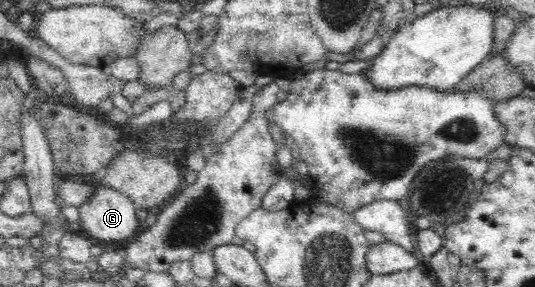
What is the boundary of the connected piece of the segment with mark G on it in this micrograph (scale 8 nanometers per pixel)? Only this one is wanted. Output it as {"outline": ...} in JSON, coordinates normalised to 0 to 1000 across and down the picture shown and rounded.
{"outline":[[[191,645],[148,718],[146,777],[161,819],[183,836],[232,843],[250,829],[265,777],[252,739],[243,686]]]}

